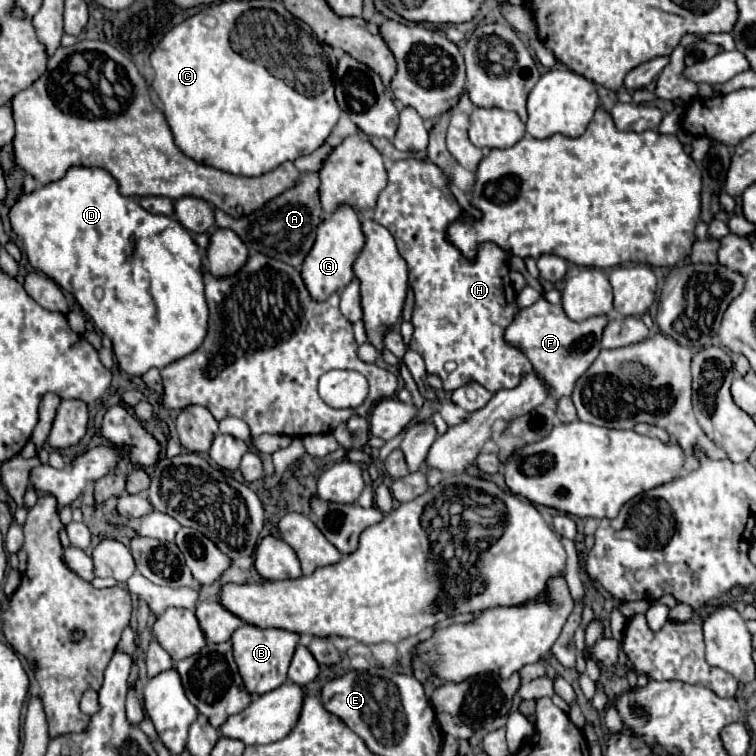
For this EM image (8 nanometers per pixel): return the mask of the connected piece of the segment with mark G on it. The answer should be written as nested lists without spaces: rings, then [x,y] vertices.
[[[341,206],[327,220],[323,220],[319,224],[315,244],[309,250],[309,254],[307,254],[307,258],[303,260],[303,266],[301,266],[301,278],[303,278],[311,298],[315,298],[317,302],[323,302],[333,292],[343,290],[343,286],[347,286],[347,282],[351,282],[353,262],[359,256],[363,244],[365,244],[365,236],[363,236],[363,230],[361,230],[359,214],[349,206]]]

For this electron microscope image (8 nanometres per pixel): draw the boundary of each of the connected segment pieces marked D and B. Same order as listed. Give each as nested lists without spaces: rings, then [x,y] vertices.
[[[75,166],[61,180],[51,182],[47,186],[41,186],[41,188],[37,188],[31,194],[19,196],[19,200],[11,208],[9,216],[11,216],[13,232],[23,240],[29,264],[35,270],[45,272],[63,290],[71,292],[77,298],[77,302],[83,306],[83,310],[91,314],[91,318],[95,322],[95,328],[101,334],[111,338],[113,352],[115,352],[115,358],[119,362],[119,368],[123,372],[127,372],[129,376],[143,376],[149,368],[159,368],[161,370],[167,364],[171,364],[171,362],[195,352],[203,344],[203,338],[207,336],[207,318],[209,318],[209,314],[207,314],[207,302],[205,302],[205,292],[203,292],[203,288],[205,288],[205,284],[203,284],[203,262],[201,262],[201,254],[199,254],[199,248],[197,248],[195,240],[191,238],[189,230],[185,230],[177,220],[167,218],[167,216],[159,216],[159,214],[157,216],[149,214],[133,198],[127,198],[127,196],[119,194],[119,184],[117,184],[117,180],[113,176],[109,176],[107,170]]]
[[[243,624],[233,632],[231,644],[233,644],[233,654],[235,654],[235,664],[243,678],[243,686],[251,696],[267,694],[279,688],[287,680],[287,668],[291,664],[297,640],[299,636],[287,630],[277,630],[277,628],[261,630],[251,624]]]

